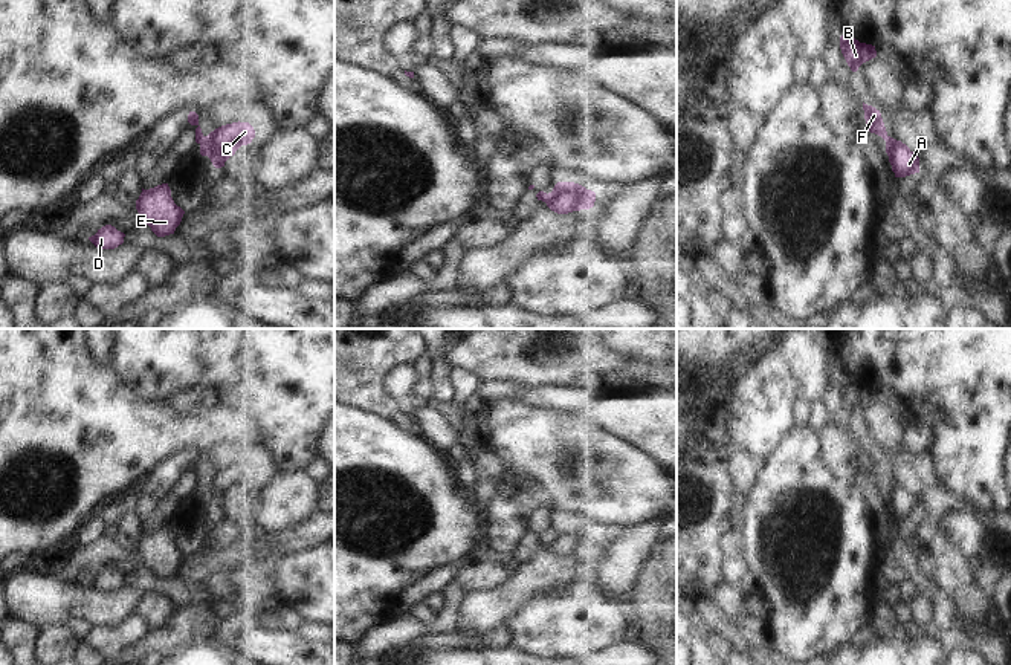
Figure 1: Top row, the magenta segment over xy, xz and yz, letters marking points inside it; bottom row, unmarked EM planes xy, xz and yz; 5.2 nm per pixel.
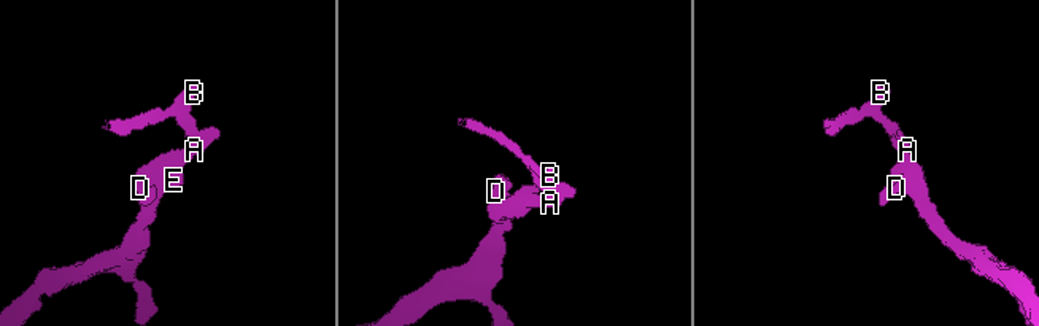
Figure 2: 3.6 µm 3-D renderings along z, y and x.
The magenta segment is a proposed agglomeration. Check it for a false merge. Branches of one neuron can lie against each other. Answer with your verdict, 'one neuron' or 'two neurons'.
two neurons

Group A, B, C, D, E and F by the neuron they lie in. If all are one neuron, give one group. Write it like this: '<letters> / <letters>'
A C D E / B F

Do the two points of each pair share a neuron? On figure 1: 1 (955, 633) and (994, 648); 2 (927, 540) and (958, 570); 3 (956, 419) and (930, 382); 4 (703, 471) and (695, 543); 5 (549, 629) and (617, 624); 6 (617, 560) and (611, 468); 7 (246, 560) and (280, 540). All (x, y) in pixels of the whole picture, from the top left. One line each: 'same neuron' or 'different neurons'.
1: same neuron
2: same neuron
3: same neuron
4: same neuron
5: same neuron
6: different neurons
7: same neuron

